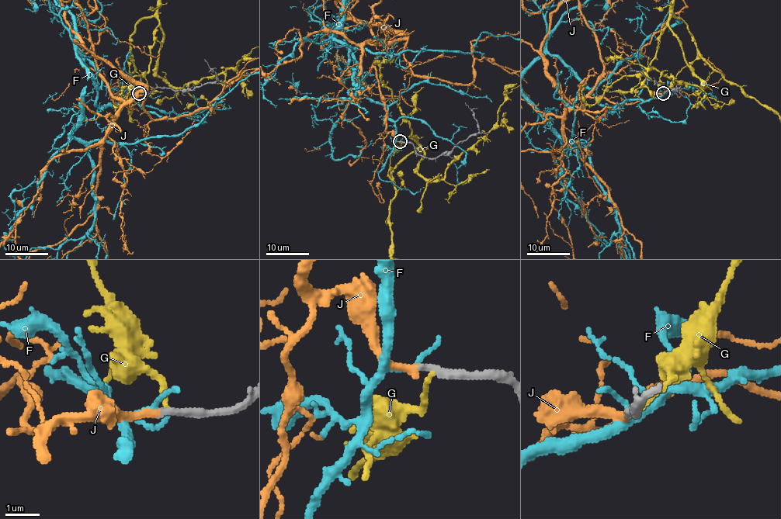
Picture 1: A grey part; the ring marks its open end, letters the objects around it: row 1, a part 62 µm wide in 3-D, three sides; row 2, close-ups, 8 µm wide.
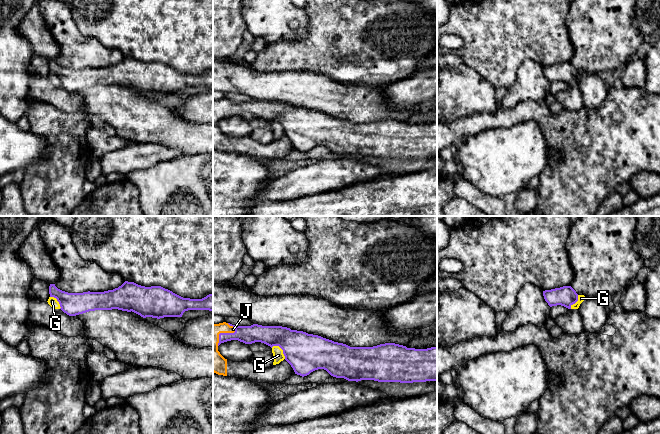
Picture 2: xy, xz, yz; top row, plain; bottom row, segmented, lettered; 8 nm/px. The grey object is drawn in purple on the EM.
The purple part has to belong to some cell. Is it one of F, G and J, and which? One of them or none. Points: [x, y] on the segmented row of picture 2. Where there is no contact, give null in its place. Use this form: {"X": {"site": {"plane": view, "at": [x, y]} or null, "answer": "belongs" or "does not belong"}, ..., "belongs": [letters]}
{"F": {"site": null, "answer": "does not belong"}, "G": {"site": {"plane": "xz", "at": [281, 348]}, "answer": "does not belong"}, "J": {"site": {"plane": "xz", "at": [224, 333]}, "answer": "belongs"}, "belongs": ["J"]}

